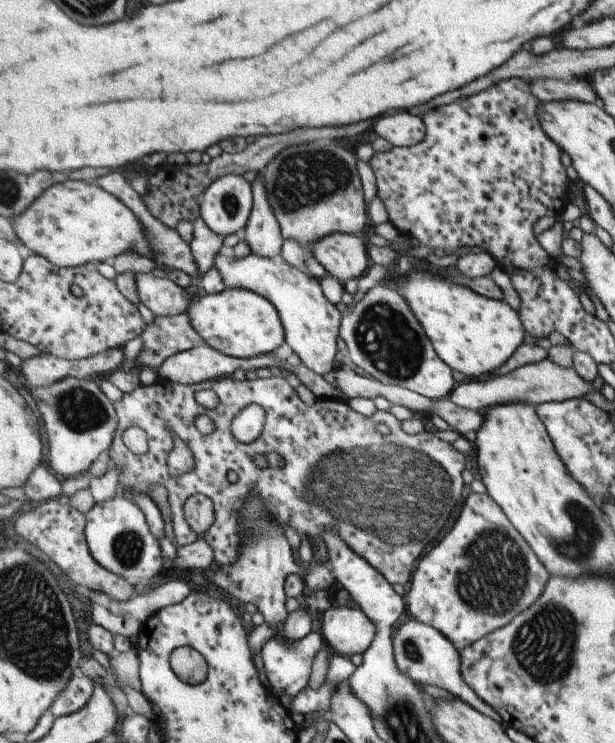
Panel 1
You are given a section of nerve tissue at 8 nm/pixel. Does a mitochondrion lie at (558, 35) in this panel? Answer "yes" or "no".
no

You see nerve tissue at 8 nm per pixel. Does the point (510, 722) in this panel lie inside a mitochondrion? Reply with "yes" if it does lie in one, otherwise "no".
no

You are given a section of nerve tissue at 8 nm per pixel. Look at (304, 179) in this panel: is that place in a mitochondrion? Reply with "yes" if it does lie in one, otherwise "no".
yes

